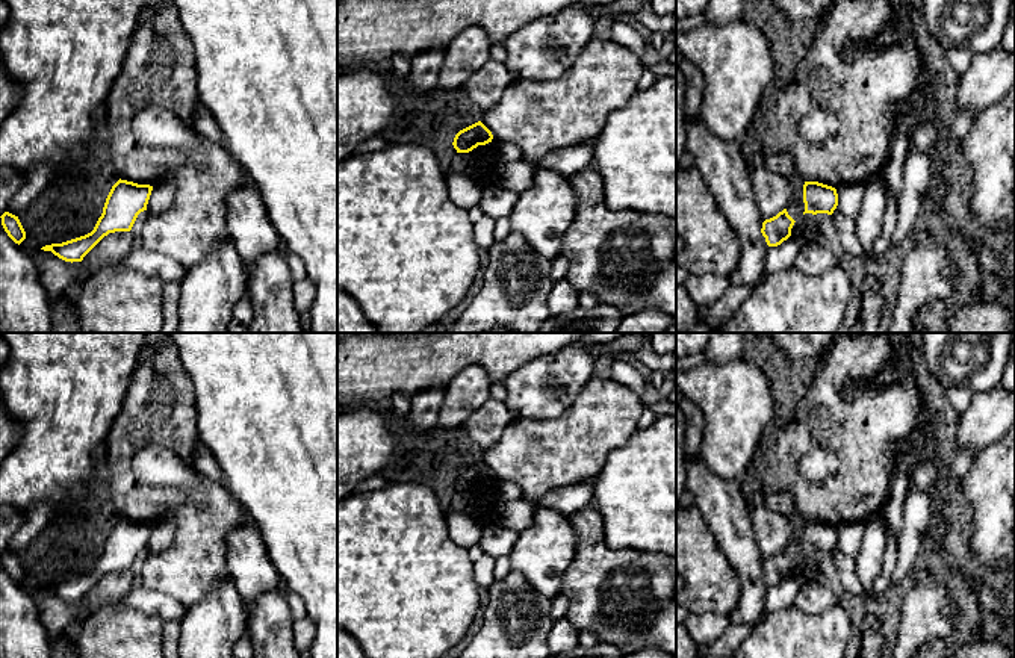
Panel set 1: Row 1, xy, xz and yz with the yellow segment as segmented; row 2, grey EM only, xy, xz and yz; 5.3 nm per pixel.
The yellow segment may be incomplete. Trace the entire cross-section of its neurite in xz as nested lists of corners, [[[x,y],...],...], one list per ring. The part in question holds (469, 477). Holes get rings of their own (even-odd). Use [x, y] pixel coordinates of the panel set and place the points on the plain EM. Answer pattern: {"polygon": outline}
{"polygon": [[[475,461],[463,469],[460,469],[454,476],[454,487],[457,492],[469,492],[478,484],[486,484],[492,481],[492,470],[481,461]]]}

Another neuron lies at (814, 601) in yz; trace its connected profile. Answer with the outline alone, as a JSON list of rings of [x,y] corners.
[[[820,585],[802,588],[793,602],[794,608],[811,616],[818,616],[837,605],[840,605],[840,596]]]

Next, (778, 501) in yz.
[[[761,480],[756,481],[756,486],[762,490],[765,507],[770,511],[787,519],[803,519],[796,508],[793,495],[788,490],[771,490],[765,487]]]

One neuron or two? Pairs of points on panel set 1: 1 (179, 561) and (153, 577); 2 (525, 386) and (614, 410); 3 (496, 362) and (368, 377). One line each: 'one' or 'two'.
1: one
2: two
3: one

